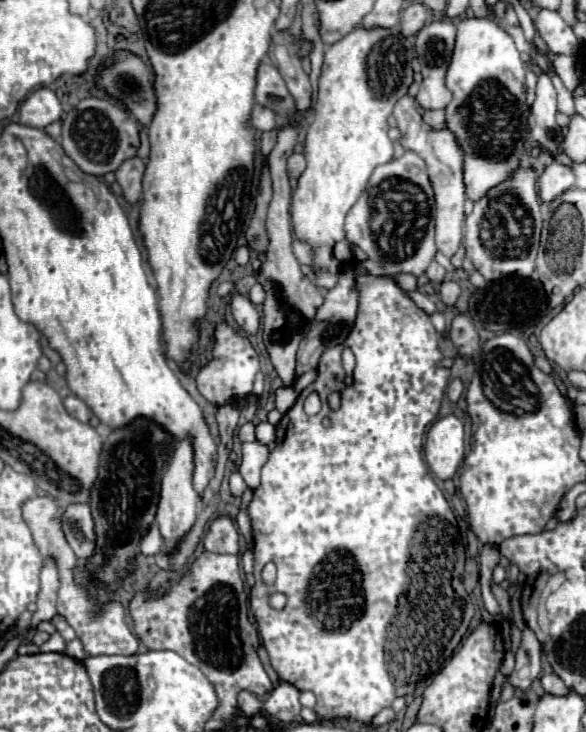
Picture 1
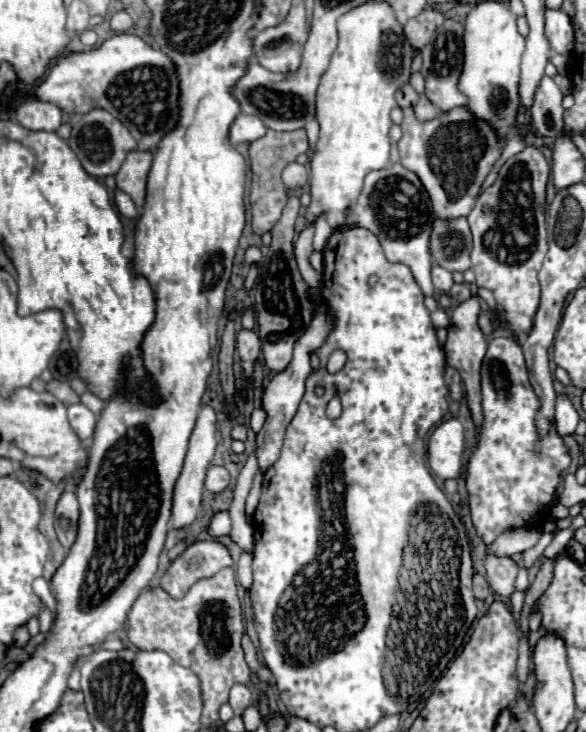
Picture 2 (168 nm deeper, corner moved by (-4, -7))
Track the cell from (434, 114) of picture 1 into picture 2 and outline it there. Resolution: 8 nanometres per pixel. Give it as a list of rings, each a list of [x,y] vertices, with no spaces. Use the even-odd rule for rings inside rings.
[[[420,93],[420,99],[418,99],[418,105],[414,107],[414,113],[418,115],[420,121],[428,121],[438,115],[438,109],[428,101],[428,97],[424,93]]]

